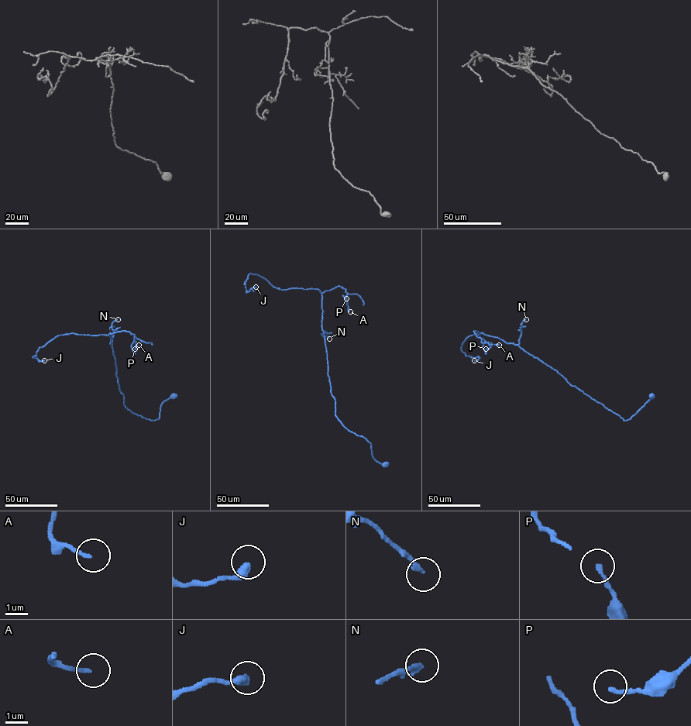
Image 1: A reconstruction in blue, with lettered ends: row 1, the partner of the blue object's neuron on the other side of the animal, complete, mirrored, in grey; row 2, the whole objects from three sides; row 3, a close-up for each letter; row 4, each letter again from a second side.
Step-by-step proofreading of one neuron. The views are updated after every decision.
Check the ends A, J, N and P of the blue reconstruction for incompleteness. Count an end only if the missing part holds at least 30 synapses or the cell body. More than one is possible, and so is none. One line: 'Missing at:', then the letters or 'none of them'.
Missing at: none of them

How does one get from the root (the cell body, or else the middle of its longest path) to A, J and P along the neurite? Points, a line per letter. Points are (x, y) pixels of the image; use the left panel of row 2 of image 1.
A: (173, 396), (162, 404), (159, 418), (154, 421), (125, 407), (116, 376), (110, 333), (129, 332), (139, 345)
J: (173, 396), (162, 404), (159, 418), (154, 421), (126, 407), (110, 332), (57, 335), (33, 356), (44, 360)
P: (173, 396), (162, 404), (159, 418), (154, 421), (125, 407), (110, 333), (133, 334), (135, 349)

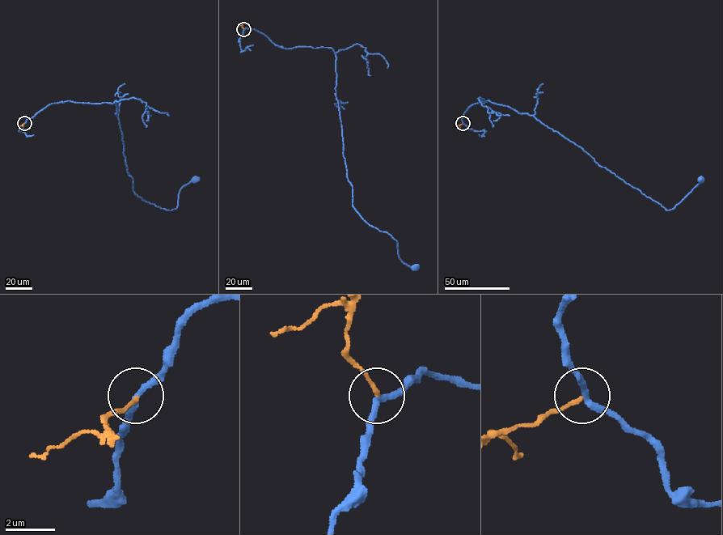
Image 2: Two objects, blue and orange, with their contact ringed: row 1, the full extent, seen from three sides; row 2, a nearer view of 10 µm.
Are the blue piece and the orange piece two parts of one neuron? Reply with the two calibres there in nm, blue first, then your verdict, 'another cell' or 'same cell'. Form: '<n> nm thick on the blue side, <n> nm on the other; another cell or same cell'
240 nm thick on the blue side, 140 nm on the other; another cell

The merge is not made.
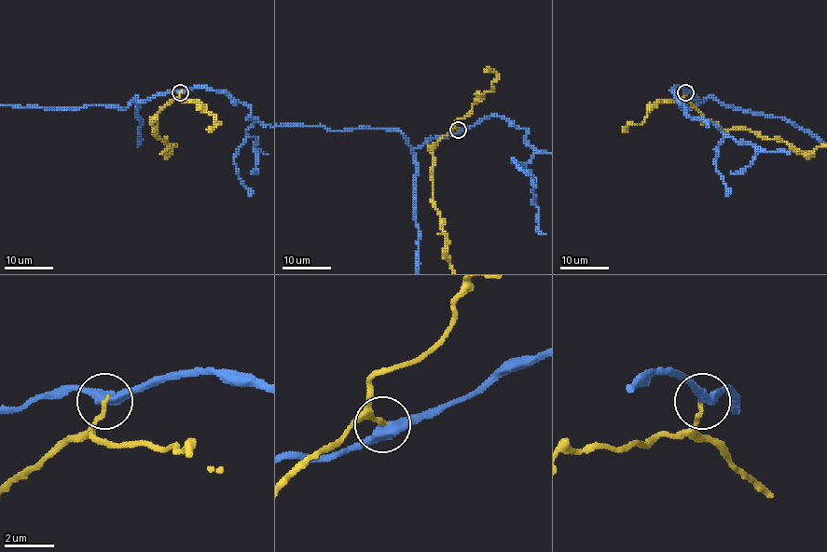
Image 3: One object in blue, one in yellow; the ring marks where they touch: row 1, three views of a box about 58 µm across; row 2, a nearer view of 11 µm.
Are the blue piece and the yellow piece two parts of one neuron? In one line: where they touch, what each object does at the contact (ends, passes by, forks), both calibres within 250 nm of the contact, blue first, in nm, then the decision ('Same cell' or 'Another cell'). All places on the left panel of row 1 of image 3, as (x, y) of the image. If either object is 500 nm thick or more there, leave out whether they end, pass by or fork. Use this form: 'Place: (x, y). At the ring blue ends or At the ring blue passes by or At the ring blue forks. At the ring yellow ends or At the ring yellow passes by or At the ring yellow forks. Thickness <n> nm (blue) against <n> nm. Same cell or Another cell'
Place: (180, 92). At the ring blue passes by. At the ring yellow ends. Thickness 360 nm (blue) against 180 nm. Another cell

